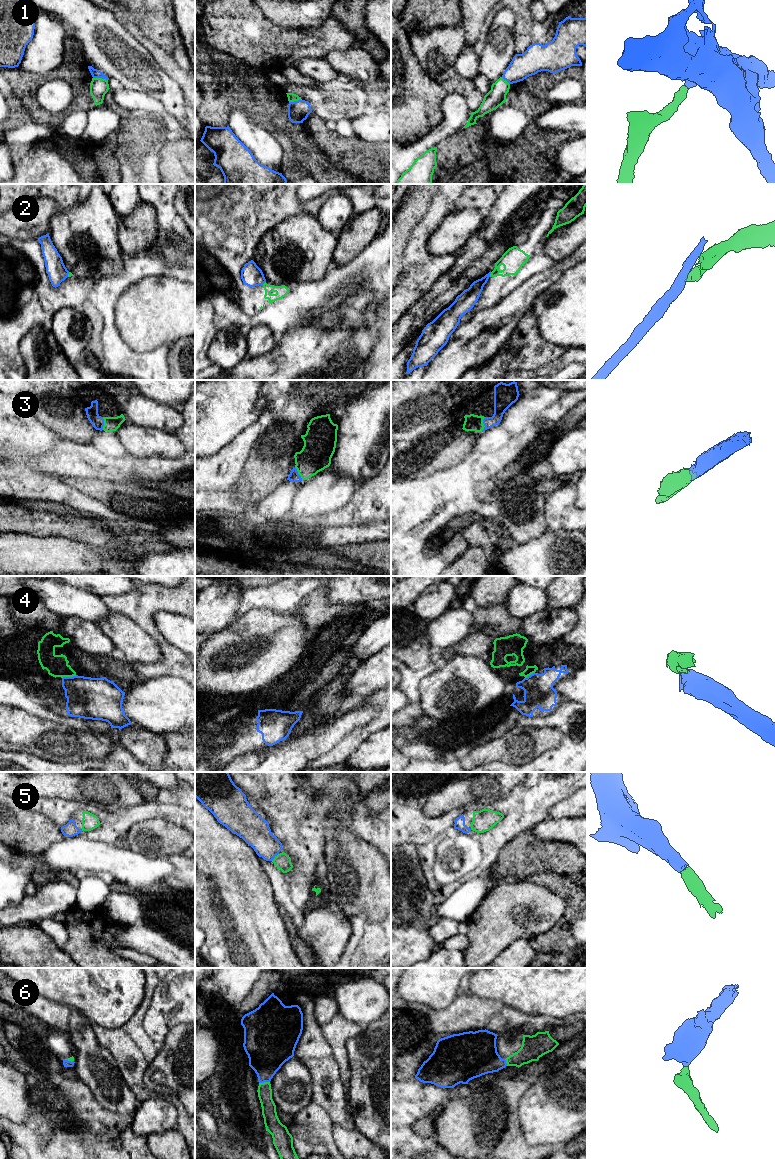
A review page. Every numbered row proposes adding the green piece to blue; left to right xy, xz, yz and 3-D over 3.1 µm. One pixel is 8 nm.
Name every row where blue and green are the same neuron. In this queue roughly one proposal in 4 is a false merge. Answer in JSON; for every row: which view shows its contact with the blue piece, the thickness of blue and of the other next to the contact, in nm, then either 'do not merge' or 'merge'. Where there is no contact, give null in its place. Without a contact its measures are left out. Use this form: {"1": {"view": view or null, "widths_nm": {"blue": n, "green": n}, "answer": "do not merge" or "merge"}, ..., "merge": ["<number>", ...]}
{"1": {"view": "xy", "widths_nm": {"blue": 70, "green": 150}, "answer": "do not merge"}, "2": {"view": "yz", "widths_nm": {"blue": 140, "green": 180}, "answer": "do not merge"}, "3": {"view": "yz", "widths_nm": {"blue": 160, "green": 130}, "answer": "merge"}, "4": {"view": "xy", "widths_nm": {"blue": 340, "green": 180}, "answer": "do not merge"}, "5": {"view": "xz", "widths_nm": {"blue": 220, "green": 140}, "answer": "merge"}, "6": {"view": "xz", "widths_nm": {"blue": 320, "green": 110}, "answer": "merge"}, "merge": ["3", "5", "6"]}

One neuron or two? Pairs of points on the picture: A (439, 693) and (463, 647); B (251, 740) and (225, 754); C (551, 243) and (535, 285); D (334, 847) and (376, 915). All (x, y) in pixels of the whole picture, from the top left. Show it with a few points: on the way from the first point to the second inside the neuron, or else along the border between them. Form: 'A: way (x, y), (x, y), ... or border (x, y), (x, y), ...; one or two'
A: border (447, 655), (482, 657); two
B: way (245, 740), (240, 740), (231, 748); one
C: border (575, 251), (554, 263); two
D: way (351, 864), (374, 898); one

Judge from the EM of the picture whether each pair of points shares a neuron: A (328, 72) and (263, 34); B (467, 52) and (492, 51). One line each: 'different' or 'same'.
A: different
B: different

